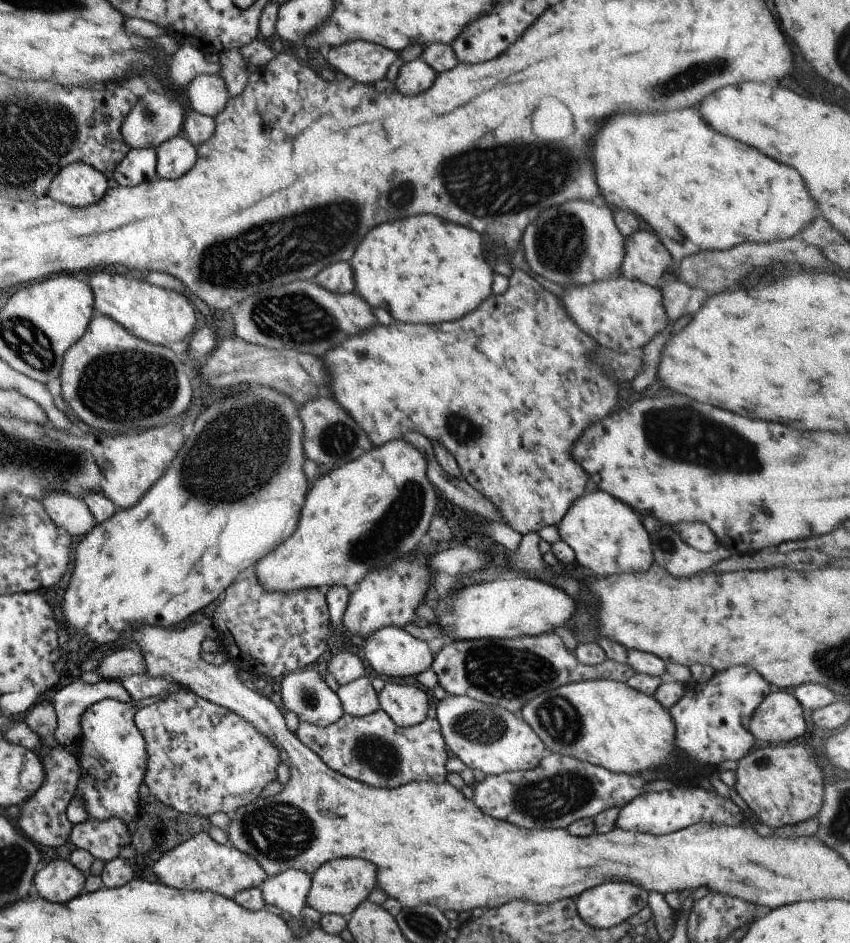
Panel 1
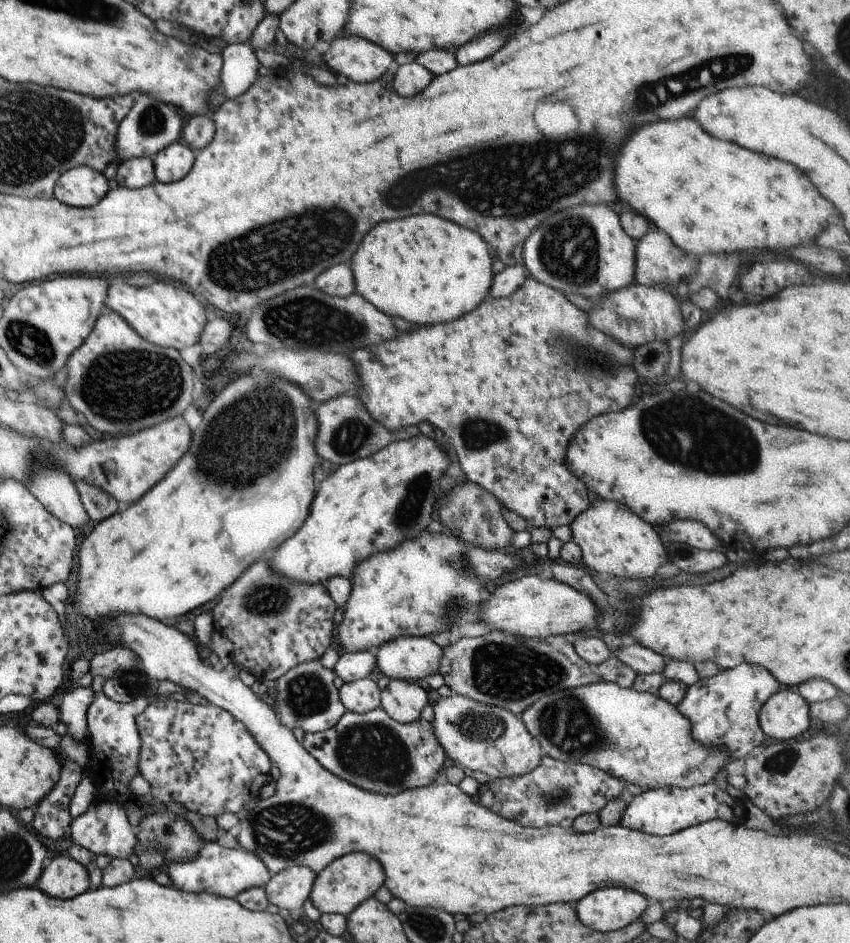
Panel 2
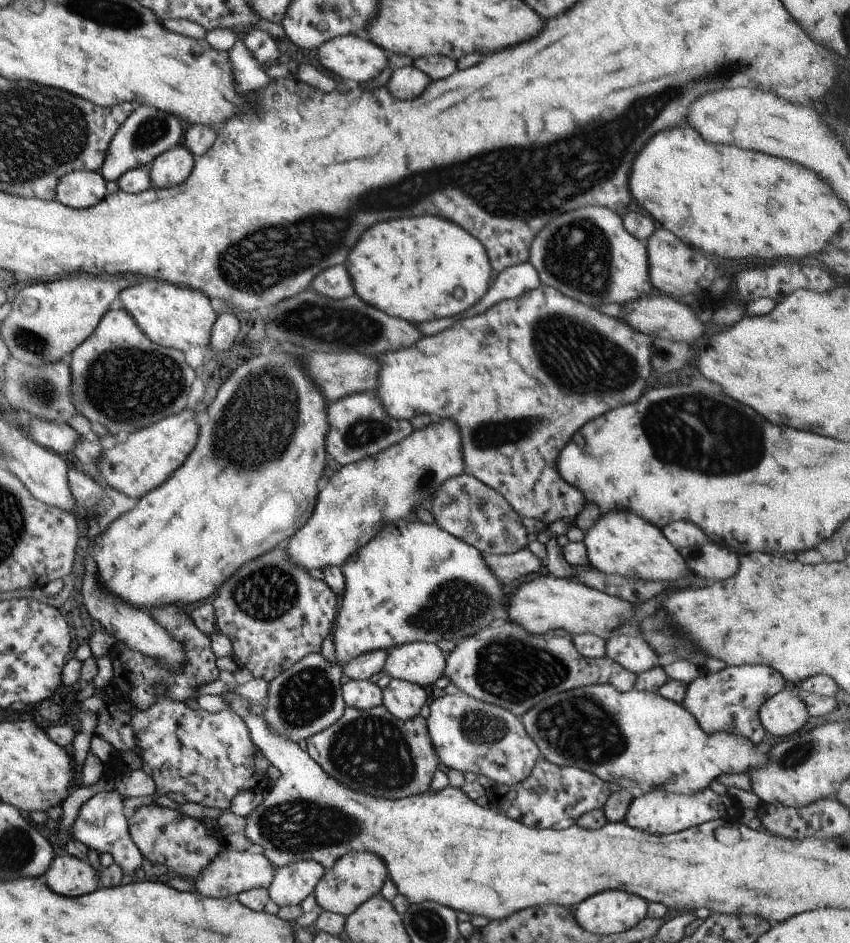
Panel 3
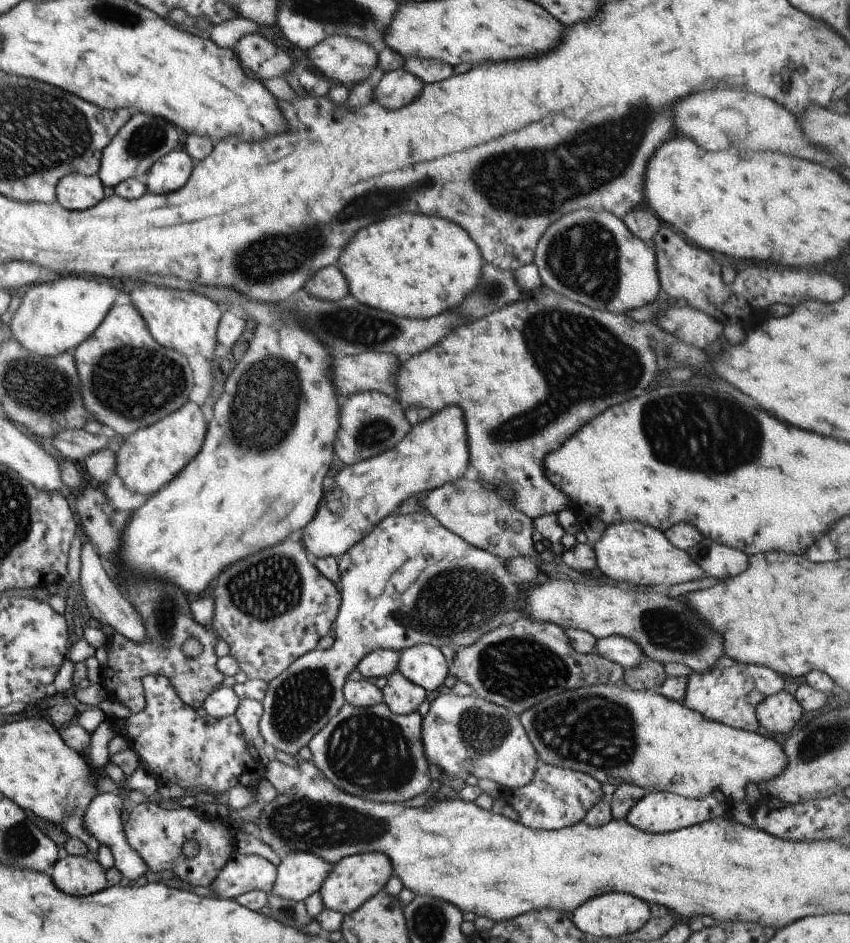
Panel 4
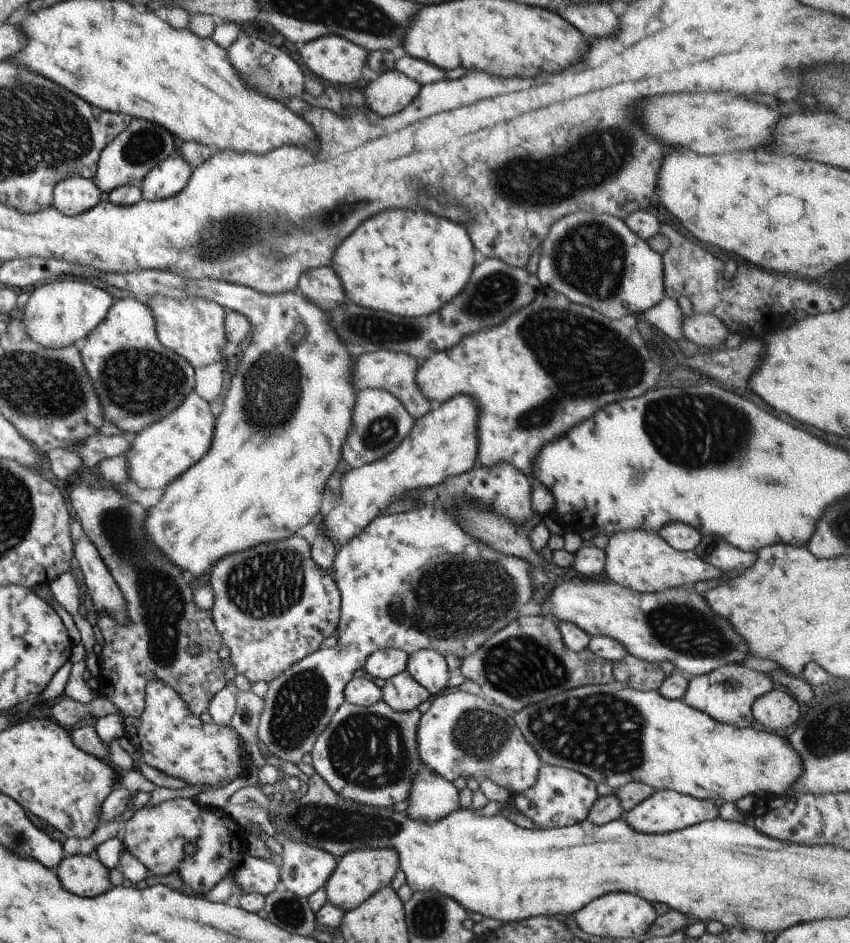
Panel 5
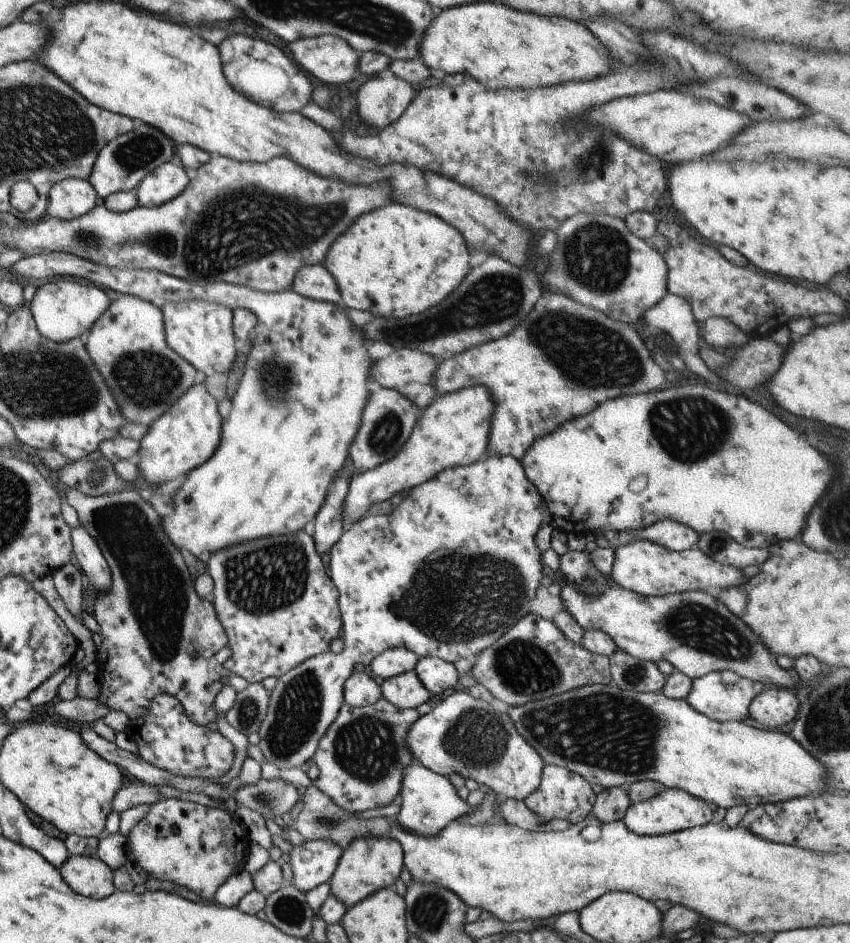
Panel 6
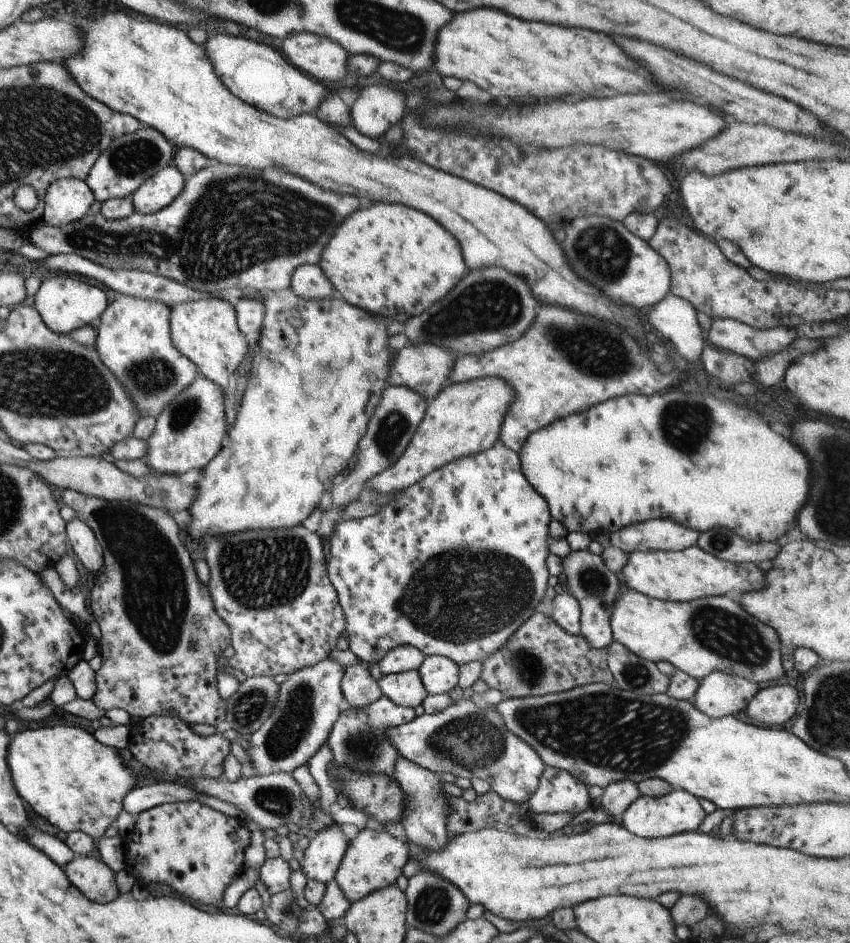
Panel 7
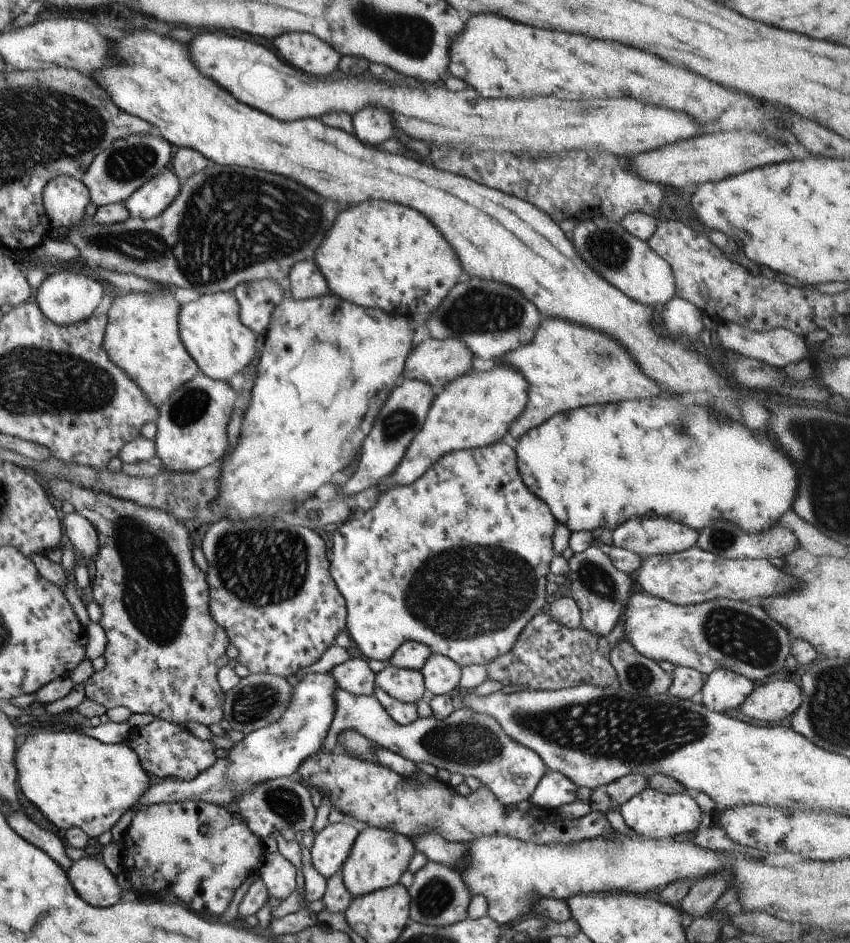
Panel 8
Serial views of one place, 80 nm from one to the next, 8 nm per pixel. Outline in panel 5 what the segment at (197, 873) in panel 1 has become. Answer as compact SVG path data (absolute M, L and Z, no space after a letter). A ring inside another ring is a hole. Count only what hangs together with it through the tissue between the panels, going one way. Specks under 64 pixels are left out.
M245 856L231 875L240 886L240 892L268 895L280 882L279 869L273 861Z

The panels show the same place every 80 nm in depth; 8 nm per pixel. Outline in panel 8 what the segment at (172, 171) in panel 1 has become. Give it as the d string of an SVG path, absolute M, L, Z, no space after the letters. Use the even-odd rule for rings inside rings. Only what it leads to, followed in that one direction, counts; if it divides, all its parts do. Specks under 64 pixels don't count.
M165 168L157 176L146 180L122 203L129 217L147 220L161 214L177 192L179 182L171 170Z

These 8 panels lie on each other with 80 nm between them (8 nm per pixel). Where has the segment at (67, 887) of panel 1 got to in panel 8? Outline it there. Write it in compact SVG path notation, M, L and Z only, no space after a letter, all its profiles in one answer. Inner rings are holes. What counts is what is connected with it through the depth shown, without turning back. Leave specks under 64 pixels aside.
M87 856L75 861L68 868L67 876L75 892L91 906L113 906L119 900L117 878L100 858Z

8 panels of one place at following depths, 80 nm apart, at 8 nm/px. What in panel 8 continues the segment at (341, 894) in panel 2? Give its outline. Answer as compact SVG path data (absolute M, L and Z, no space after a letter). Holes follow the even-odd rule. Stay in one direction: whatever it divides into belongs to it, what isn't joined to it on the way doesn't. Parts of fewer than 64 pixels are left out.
M369 825L360 826L349 854L339 870L344 887L353 898L394 885L407 870L407 864L416 851L411 838L405 835Z

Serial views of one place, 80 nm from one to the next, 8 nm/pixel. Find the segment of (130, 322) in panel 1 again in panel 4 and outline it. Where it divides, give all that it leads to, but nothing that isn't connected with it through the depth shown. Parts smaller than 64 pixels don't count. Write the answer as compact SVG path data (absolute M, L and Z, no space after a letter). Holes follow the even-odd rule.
M143 284L128 294L134 309L145 321L149 334L162 347L173 349L185 358L199 354L208 361L218 343L216 328L220 319L219 308L209 298L187 291Z

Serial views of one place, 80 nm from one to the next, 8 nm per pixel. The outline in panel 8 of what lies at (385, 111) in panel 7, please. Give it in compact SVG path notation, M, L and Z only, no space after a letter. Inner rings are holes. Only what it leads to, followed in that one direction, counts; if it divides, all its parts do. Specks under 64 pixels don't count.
M363 108L359 110L353 118L353 134L369 146L377 146L381 142L385 142L391 134L393 134L393 122L391 118L375 108Z

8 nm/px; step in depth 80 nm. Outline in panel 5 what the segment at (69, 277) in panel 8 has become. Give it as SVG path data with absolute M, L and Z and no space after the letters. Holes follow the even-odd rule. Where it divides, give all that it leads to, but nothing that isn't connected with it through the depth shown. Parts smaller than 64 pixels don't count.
M54 279L37 286L18 312L25 323L25 332L34 343L48 349L78 345L101 322L113 300L108 291L89 280Z

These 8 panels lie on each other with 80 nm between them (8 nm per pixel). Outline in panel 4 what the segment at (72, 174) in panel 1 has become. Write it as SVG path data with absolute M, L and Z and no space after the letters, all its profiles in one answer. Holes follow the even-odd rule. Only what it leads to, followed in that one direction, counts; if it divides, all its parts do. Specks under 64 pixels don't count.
M69 173L59 179L54 195L65 210L85 210L103 198L103 187L97 175Z

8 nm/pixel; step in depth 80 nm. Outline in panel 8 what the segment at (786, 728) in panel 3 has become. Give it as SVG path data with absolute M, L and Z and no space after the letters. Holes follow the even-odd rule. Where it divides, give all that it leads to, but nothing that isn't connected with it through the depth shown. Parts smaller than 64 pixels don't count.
M769 680L759 684L738 706L739 712L757 722L779 722L801 704L801 691L791 680Z

